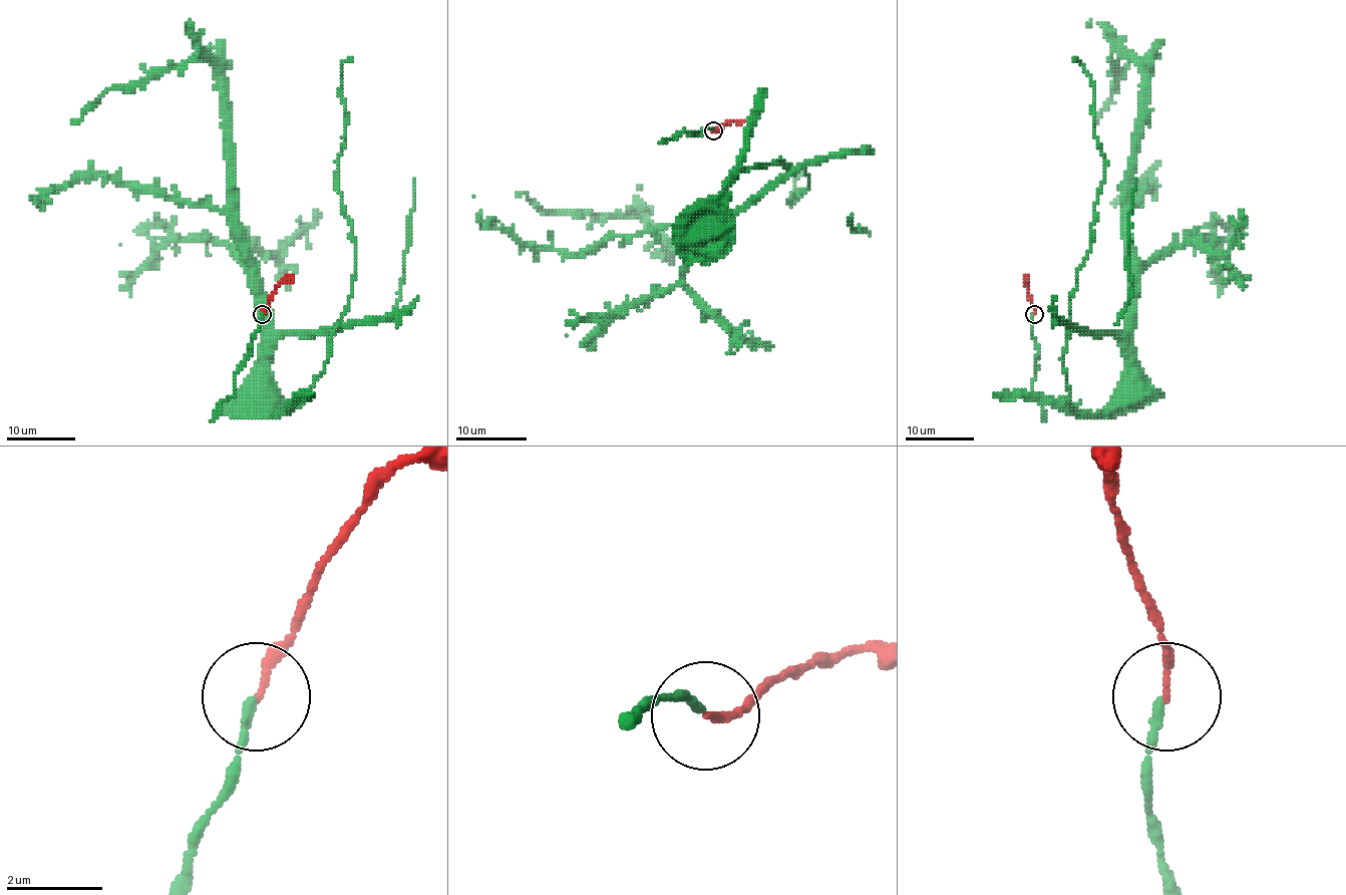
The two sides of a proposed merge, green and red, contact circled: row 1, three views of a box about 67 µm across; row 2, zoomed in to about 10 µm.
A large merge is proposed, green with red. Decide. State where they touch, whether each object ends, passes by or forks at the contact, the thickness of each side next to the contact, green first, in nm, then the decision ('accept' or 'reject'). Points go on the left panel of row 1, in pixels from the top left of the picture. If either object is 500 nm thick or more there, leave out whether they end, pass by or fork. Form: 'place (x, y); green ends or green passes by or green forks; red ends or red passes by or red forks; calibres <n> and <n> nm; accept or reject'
place (262, 314); green ends; red ends; calibres 180 and 160 nm; accept

